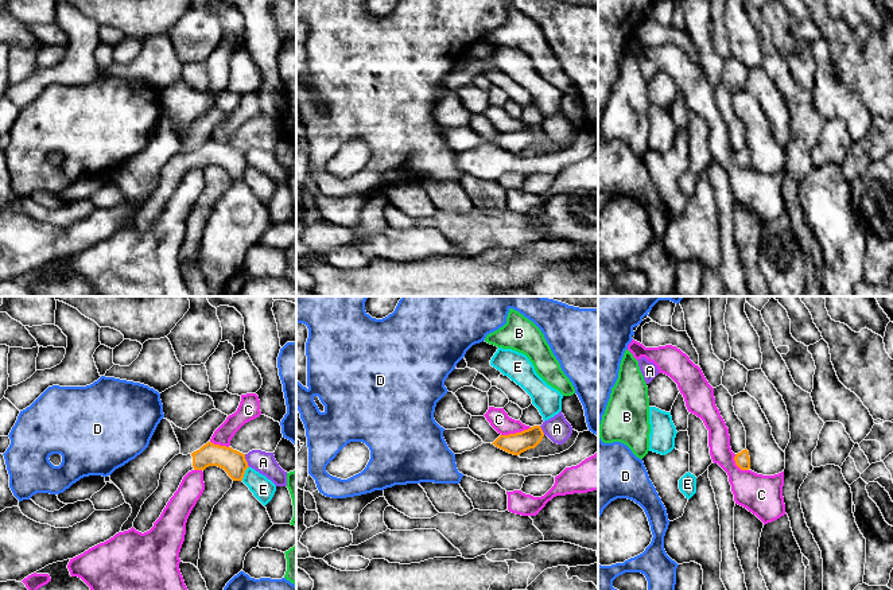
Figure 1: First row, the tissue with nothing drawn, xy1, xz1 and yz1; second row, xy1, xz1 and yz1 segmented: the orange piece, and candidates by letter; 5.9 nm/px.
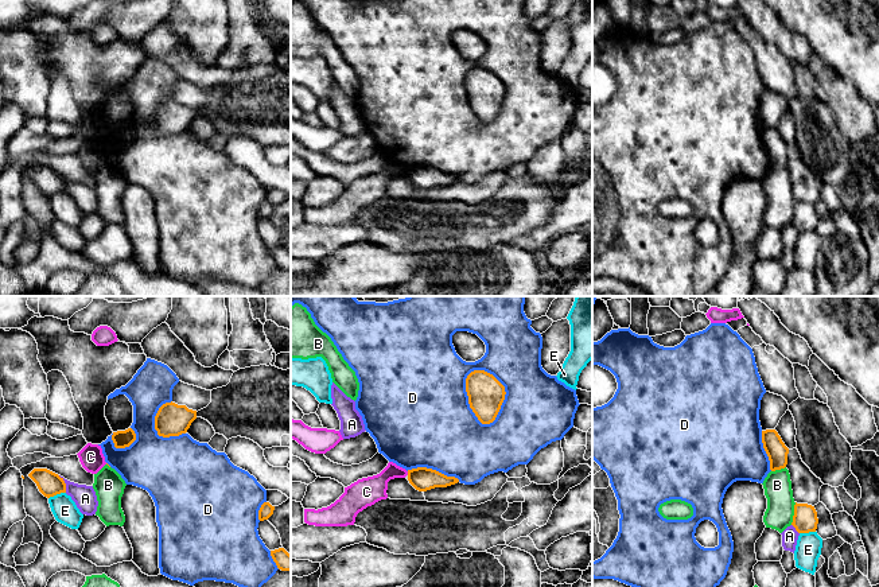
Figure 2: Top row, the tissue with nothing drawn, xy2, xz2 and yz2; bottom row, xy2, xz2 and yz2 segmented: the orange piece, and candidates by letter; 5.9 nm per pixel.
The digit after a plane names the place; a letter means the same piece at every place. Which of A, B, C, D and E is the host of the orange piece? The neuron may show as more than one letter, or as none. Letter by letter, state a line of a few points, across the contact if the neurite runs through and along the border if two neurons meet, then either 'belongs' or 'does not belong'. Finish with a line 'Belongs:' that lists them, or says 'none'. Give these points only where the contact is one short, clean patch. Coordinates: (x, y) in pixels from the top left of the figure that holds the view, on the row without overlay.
A: does not belong
B: does not belong
C: does not belong
D: does not belong
E: does not belong
Belongs: none

